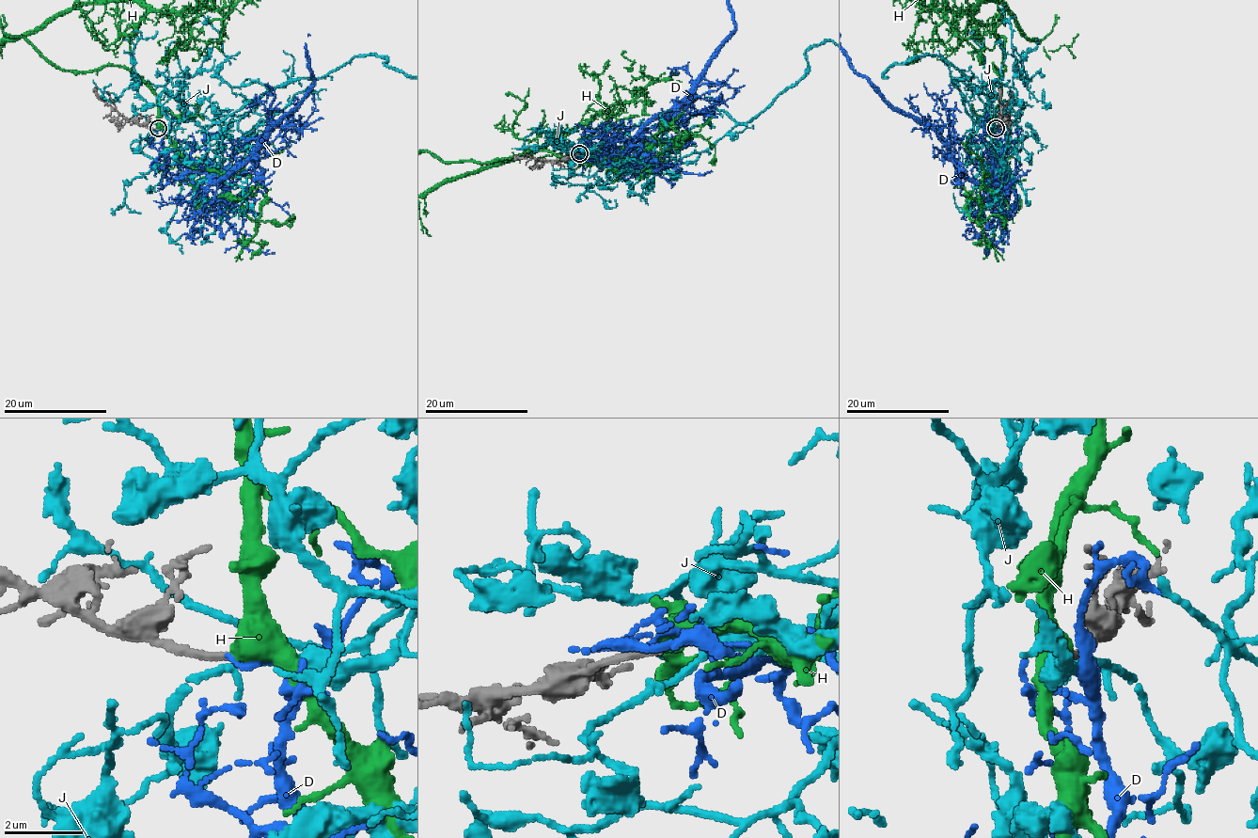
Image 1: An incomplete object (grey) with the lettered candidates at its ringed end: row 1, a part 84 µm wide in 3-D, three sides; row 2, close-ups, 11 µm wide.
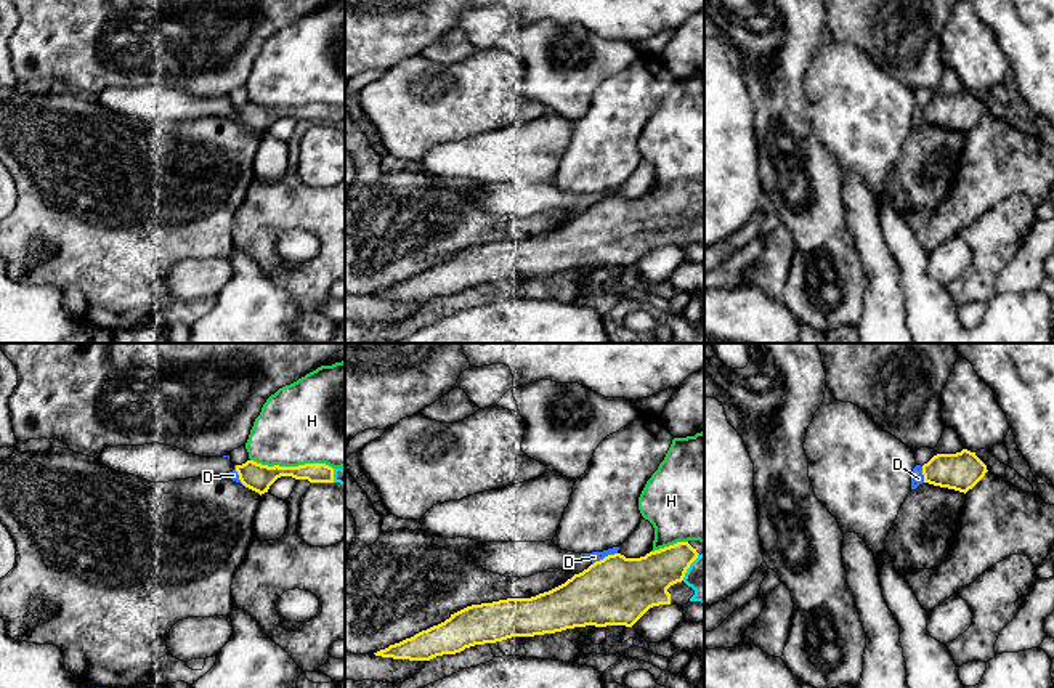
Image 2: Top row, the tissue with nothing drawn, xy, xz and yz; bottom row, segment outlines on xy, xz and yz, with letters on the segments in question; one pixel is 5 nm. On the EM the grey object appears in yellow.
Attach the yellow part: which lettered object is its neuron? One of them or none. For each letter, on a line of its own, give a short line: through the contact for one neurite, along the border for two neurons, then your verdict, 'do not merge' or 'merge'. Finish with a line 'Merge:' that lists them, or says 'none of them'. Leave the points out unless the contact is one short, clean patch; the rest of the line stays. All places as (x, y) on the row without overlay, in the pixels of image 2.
D: line xz (616, 193), (592, 206); do not merge
H: do not merge
J: line xz (642, 223), (661, 209), (689, 207), (703, 217); merge
Merge: J

